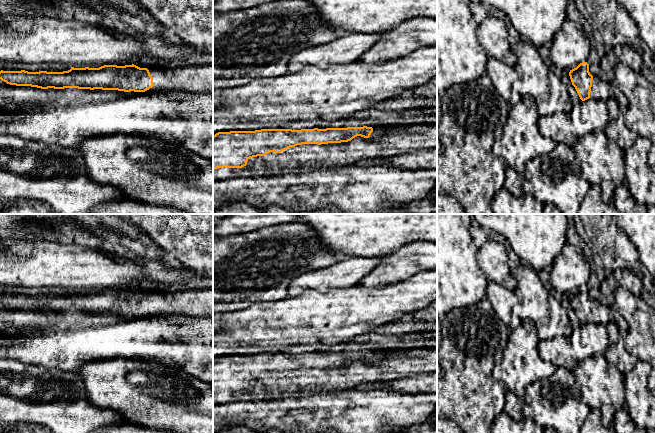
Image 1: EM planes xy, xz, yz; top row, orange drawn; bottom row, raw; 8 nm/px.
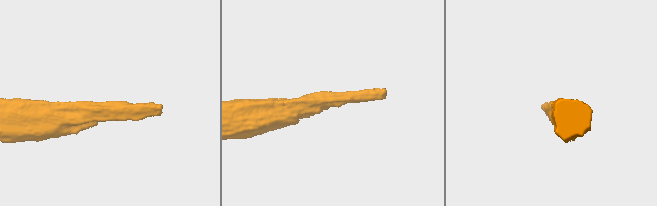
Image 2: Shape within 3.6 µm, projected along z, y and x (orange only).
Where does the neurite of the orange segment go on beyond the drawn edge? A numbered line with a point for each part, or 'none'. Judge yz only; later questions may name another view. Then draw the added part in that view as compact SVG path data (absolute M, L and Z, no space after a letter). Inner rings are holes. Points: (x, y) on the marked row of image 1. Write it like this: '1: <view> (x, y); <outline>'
1: yz (600, 90); M593 77L590 97L597 100L603 100L606 102L612 95L612 83L605 82L601 80L599 77Z

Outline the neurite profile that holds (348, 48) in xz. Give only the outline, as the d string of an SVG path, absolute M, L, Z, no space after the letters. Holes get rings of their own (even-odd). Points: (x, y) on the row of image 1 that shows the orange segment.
M345 33L337 40L299 51L289 58L288 73L300 72L303 68L329 68L338 64L348 64L359 60L374 43L380 33Z

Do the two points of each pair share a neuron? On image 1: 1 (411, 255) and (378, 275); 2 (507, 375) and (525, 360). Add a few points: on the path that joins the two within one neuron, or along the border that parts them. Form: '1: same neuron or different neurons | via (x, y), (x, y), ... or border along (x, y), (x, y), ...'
1: same neuron | via (403, 263), (386, 272)
2: same neuron | via (511, 372), (521, 364)

